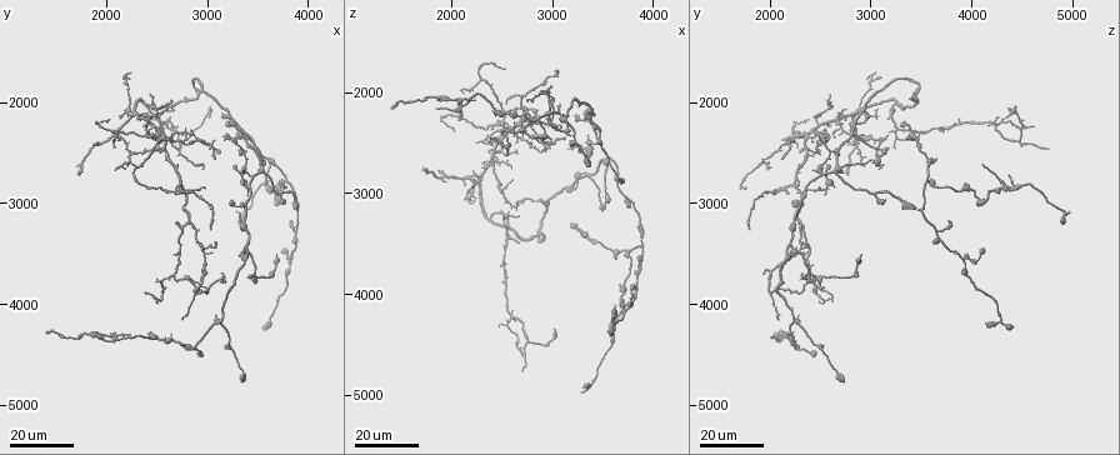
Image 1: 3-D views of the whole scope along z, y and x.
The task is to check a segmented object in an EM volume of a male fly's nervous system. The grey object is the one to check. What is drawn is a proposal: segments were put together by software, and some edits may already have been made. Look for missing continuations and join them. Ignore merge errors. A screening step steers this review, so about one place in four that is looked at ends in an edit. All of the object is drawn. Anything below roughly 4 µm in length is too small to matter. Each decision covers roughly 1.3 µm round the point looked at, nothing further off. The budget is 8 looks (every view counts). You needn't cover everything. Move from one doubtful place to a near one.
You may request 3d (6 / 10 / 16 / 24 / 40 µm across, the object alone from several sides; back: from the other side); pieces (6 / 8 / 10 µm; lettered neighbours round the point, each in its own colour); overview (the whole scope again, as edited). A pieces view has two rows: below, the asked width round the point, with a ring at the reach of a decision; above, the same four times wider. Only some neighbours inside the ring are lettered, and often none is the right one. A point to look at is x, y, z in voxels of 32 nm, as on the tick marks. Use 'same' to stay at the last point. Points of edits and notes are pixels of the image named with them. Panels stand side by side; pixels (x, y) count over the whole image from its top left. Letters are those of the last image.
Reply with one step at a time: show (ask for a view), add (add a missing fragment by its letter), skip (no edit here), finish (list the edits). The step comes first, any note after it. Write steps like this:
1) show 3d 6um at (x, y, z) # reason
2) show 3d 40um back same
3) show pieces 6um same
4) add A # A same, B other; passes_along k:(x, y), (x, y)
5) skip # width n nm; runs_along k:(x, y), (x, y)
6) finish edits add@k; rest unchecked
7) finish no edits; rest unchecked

show 3d 24um at (3100, 2560, 2140) # end of a long branch

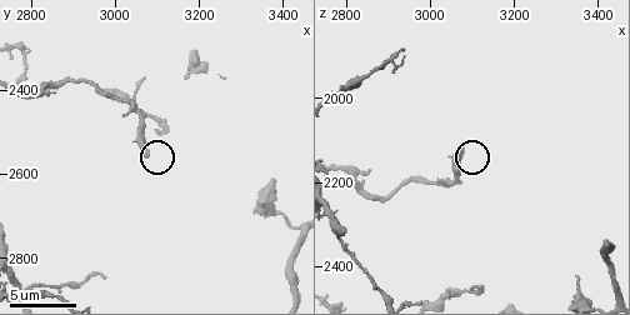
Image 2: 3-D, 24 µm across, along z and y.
show 3d 10um at (3070, 2550, 2120)

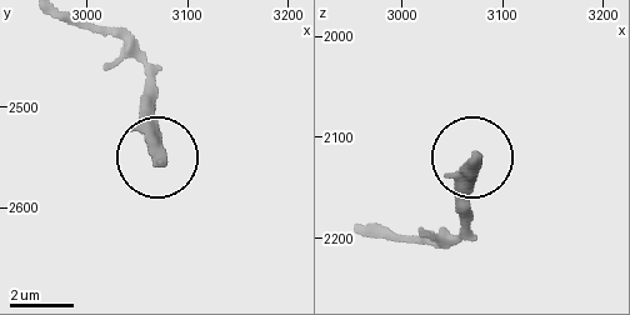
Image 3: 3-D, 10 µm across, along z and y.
show pieces 8um at (3072, 2552, 2122) # see the neighbours

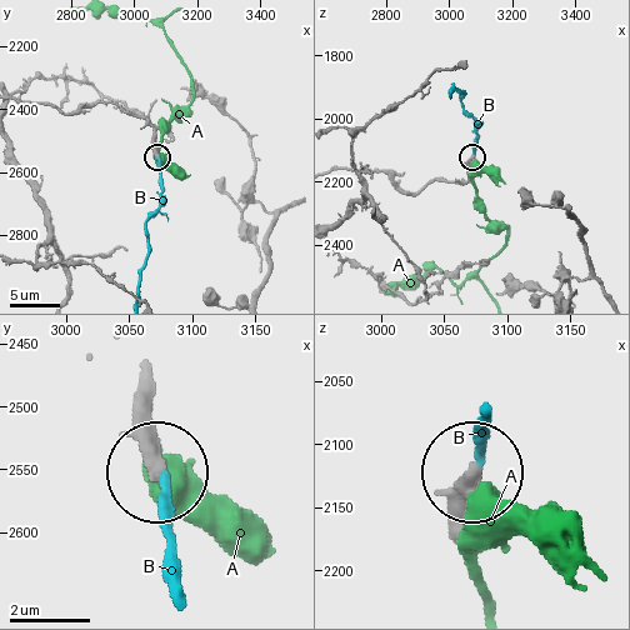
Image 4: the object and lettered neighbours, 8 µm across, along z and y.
add B # width 370 nm; A other, B same; the cell continues

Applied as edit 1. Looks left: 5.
show overview

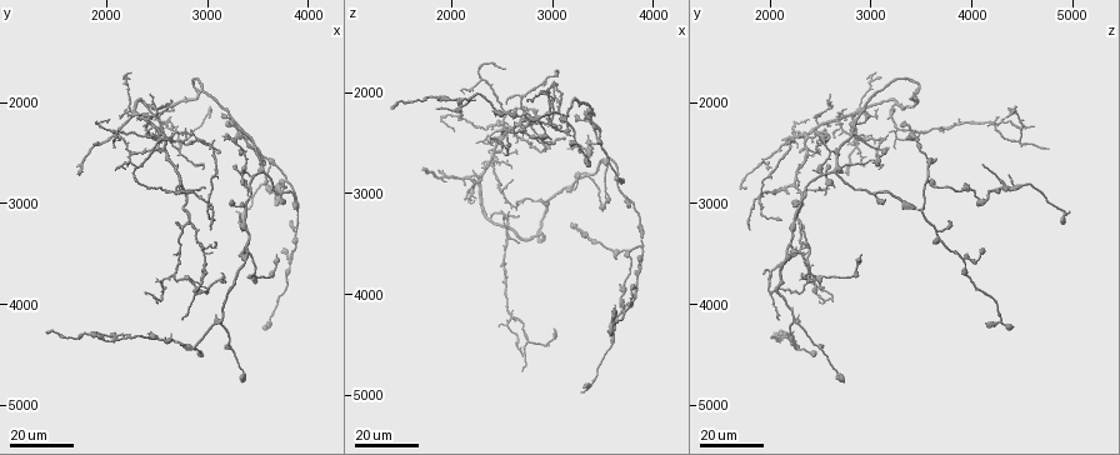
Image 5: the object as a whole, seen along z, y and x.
show 3d 16um at (1760, 2720, 2780) # end of a long branch

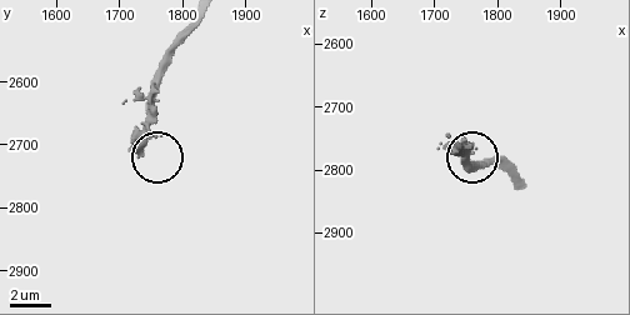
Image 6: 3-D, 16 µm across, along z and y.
show pieces 10um at (1730, 2720, 2770) # see the neighbours

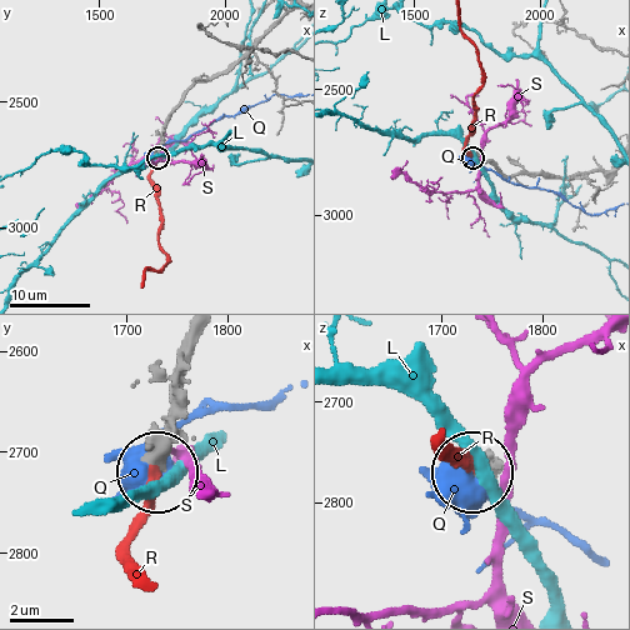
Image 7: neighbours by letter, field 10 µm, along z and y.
add R # L other, Q other, R same, S other; passes_along 7:(163, 134), (150, 183), (165, 263); it goes on there

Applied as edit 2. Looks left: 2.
finish edits add@4, add@7; rest unchecked

